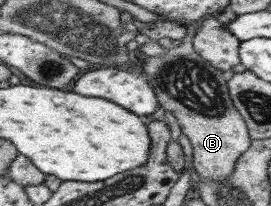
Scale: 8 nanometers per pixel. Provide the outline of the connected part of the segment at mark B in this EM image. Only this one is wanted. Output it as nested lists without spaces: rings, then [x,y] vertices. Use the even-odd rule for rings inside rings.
[[[199,21],[185,26],[185,35],[177,46],[166,48],[165,52],[156,56],[148,56],[144,59],[141,72],[153,87],[157,95],[160,107],[174,115],[181,132],[188,138],[192,146],[192,166],[198,174],[198,180],[210,180],[210,182],[227,182],[228,176],[234,170],[234,162],[238,156],[250,146],[251,138],[248,136],[248,127],[244,119],[235,110],[227,91],[227,78],[230,71],[220,72],[214,66],[210,66],[202,56],[192,49],[192,38],[197,31]]]

